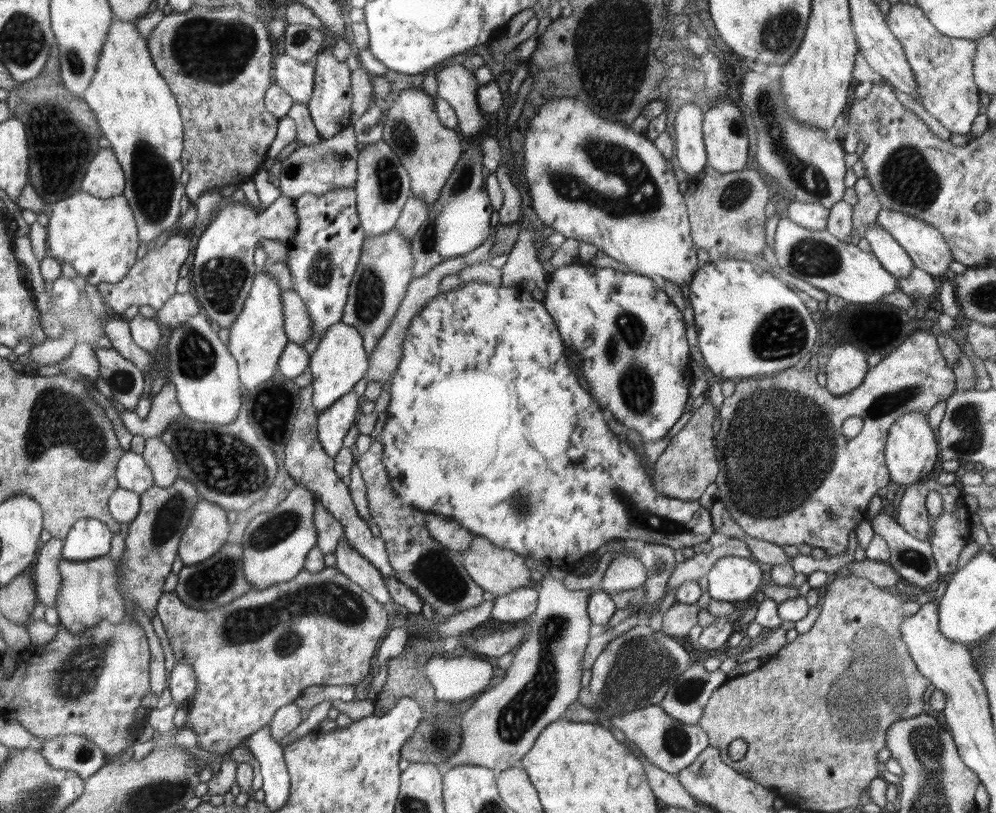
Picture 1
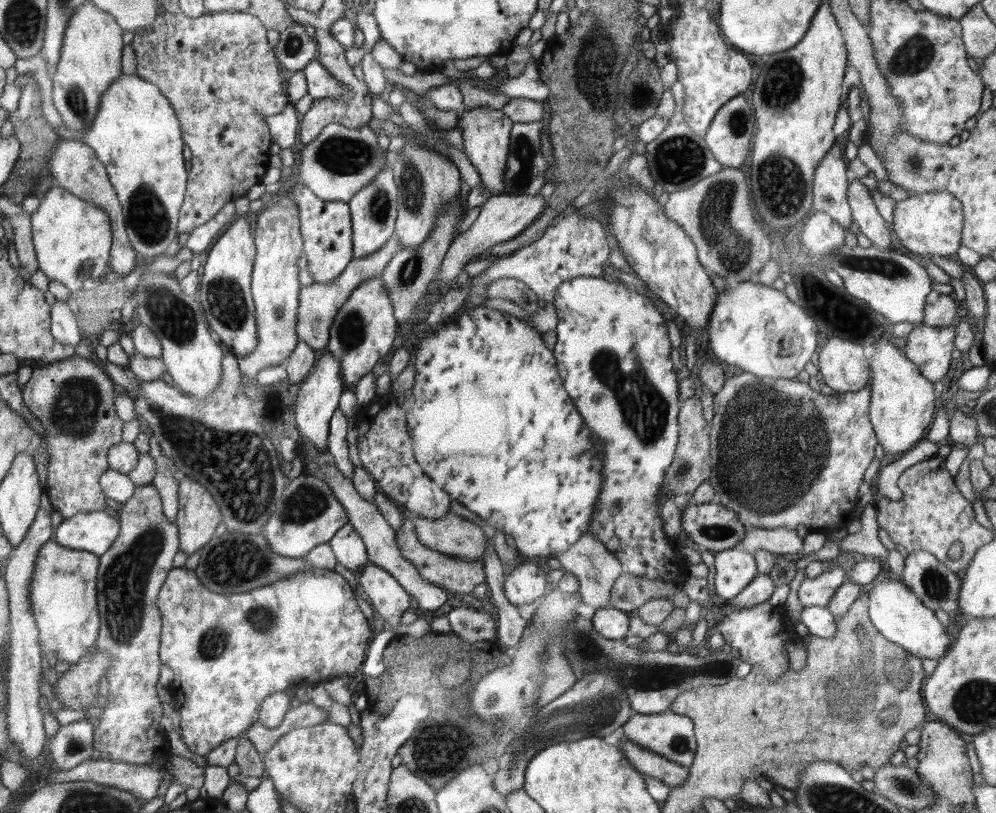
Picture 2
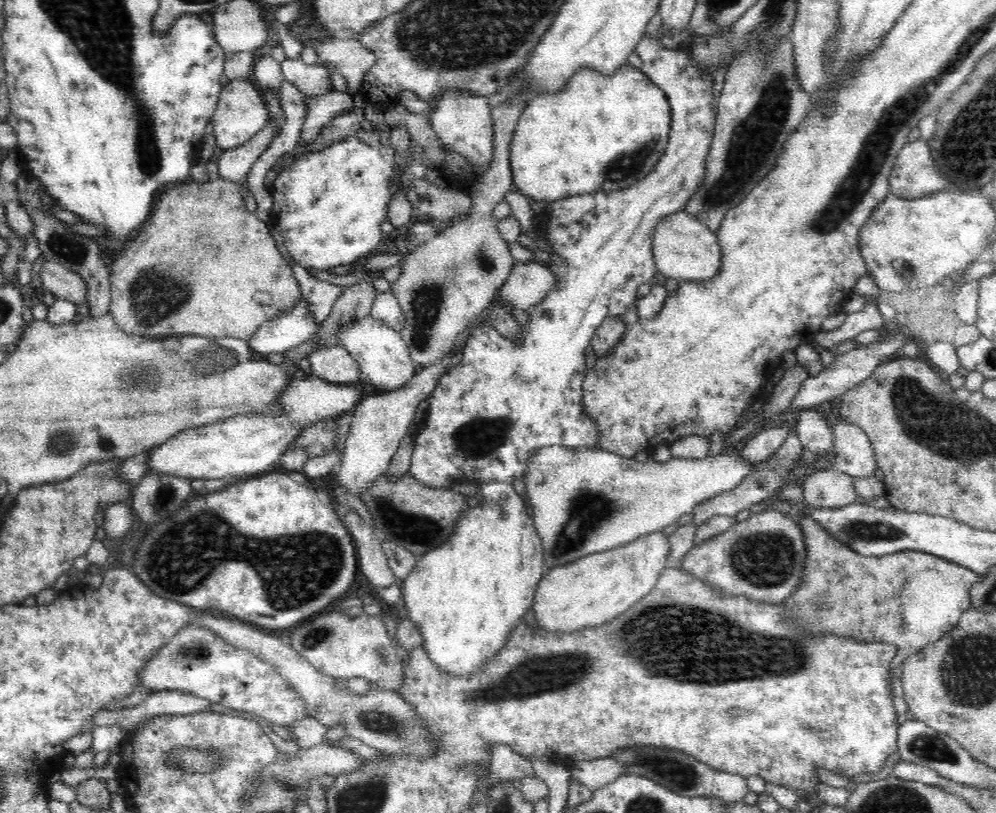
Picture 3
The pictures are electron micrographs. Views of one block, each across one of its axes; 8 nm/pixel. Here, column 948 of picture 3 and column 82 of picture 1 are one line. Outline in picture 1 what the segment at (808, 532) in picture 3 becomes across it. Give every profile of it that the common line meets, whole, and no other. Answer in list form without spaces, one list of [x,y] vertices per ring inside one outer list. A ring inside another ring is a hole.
[[[110,556],[82,561],[61,558],[59,569],[62,583],[54,607],[58,611],[60,625],[64,625],[68,632],[80,635],[101,620],[118,624],[127,616],[121,586],[116,578],[115,561]]]

